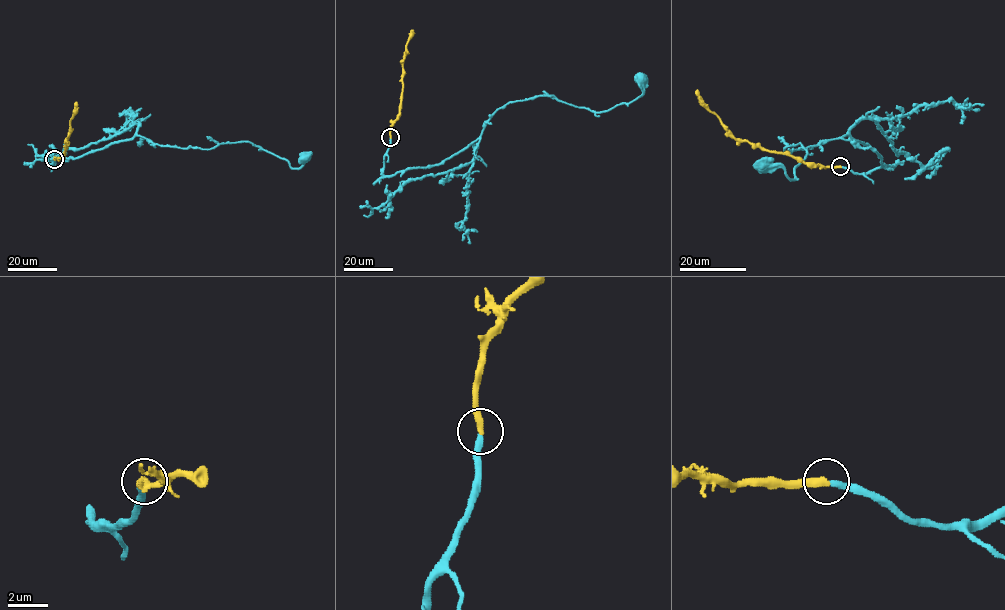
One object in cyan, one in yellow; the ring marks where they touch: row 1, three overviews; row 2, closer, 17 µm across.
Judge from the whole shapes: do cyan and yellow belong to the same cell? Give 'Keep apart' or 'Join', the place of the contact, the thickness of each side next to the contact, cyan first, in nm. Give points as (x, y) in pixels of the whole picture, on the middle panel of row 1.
Join. Place: (390, 137). Thickness 320 nm (cyan) against 400 nm

